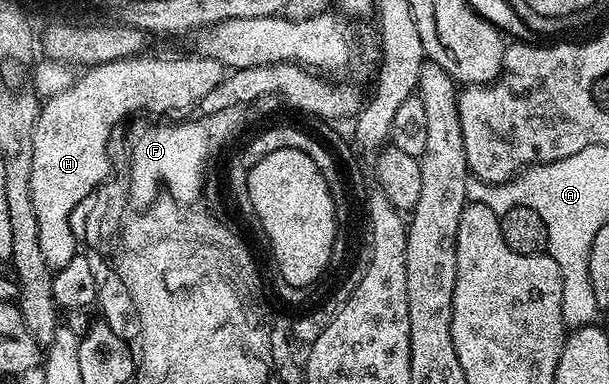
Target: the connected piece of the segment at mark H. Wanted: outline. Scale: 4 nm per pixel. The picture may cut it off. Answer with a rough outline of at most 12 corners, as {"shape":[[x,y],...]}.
{"shape":[[198,55],[90,66],[42,102],[29,191],[52,271],[67,209],[106,172],[111,121],[187,109],[222,83]]}

